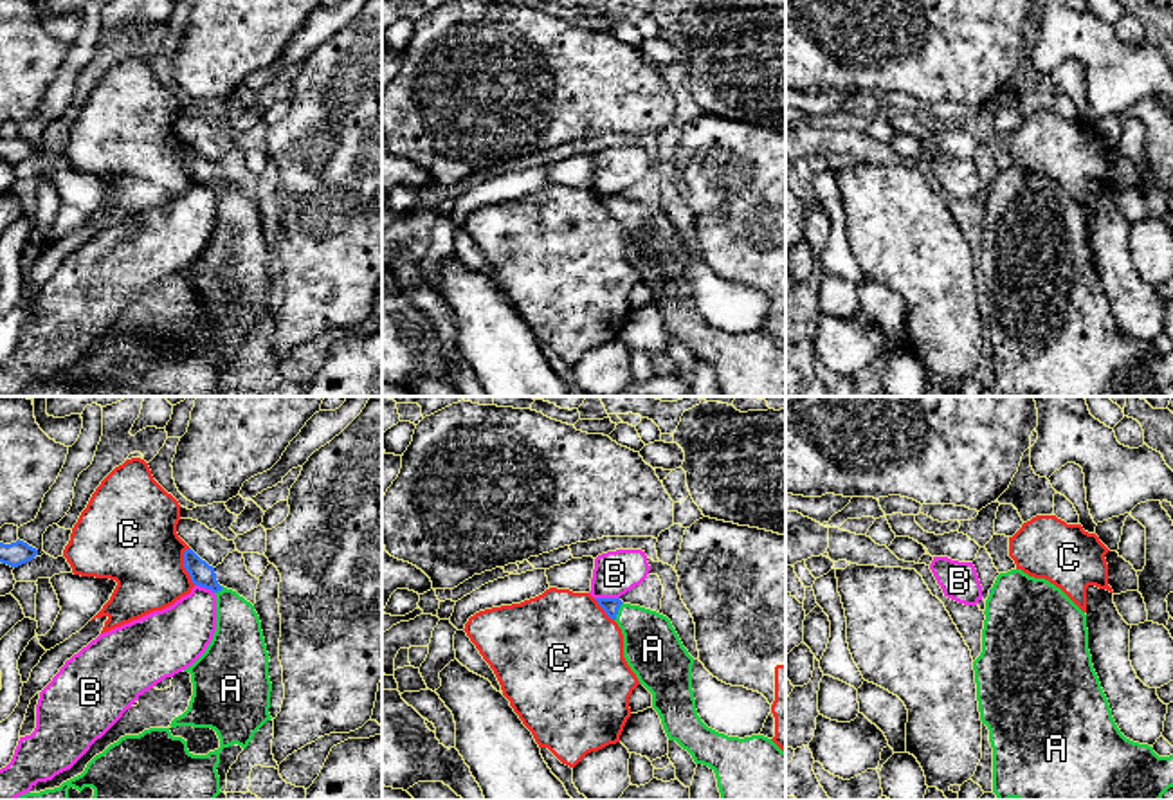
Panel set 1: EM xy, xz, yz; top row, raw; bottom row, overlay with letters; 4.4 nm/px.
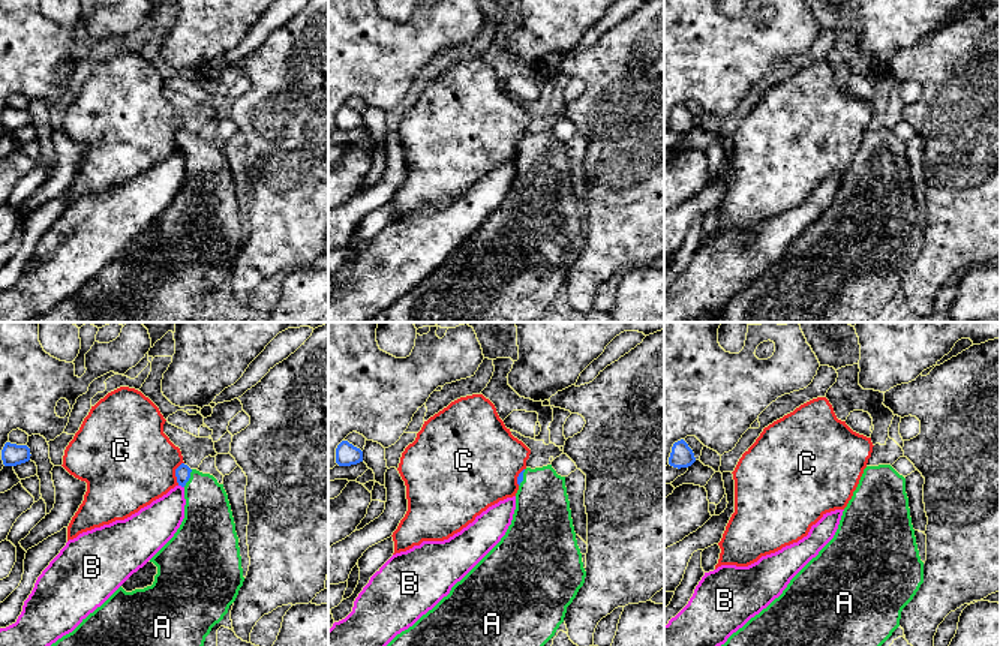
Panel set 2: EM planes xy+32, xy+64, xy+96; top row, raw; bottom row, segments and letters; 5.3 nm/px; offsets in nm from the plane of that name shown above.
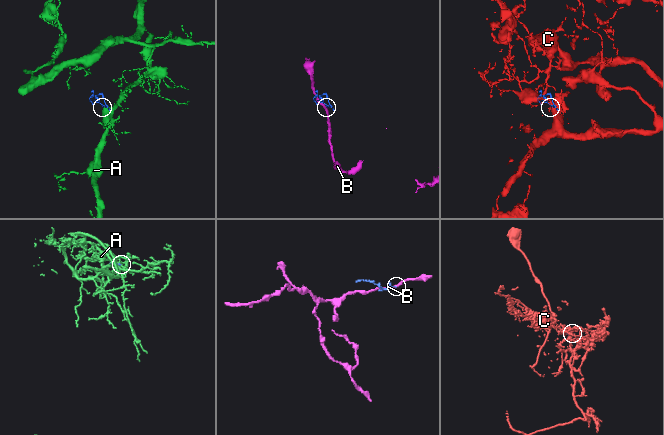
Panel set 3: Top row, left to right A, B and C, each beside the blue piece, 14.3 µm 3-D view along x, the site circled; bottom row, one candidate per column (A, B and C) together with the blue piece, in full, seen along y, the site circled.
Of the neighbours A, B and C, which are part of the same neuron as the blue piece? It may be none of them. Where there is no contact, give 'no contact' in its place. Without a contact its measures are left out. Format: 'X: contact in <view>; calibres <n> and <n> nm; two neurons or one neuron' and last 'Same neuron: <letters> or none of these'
A: contact in xz; calibres 70 and 260 nm; one neuron
B: contact in xz; calibres 70 and 200 nm; two neurons
C: contact in xy; calibres 100 and 380 nm; two neurons
Same neuron: A

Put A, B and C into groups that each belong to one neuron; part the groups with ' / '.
A / B / C

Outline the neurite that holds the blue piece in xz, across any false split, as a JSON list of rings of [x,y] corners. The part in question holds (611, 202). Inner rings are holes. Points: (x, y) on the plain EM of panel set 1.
[[[620,195],[595,196],[622,225],[623,254],[652,290],[652,305],[668,337],[715,369],[721,396],[786,396],[786,348],[764,332],[739,335],[719,330],[697,312],[694,254],[670,216]]]

